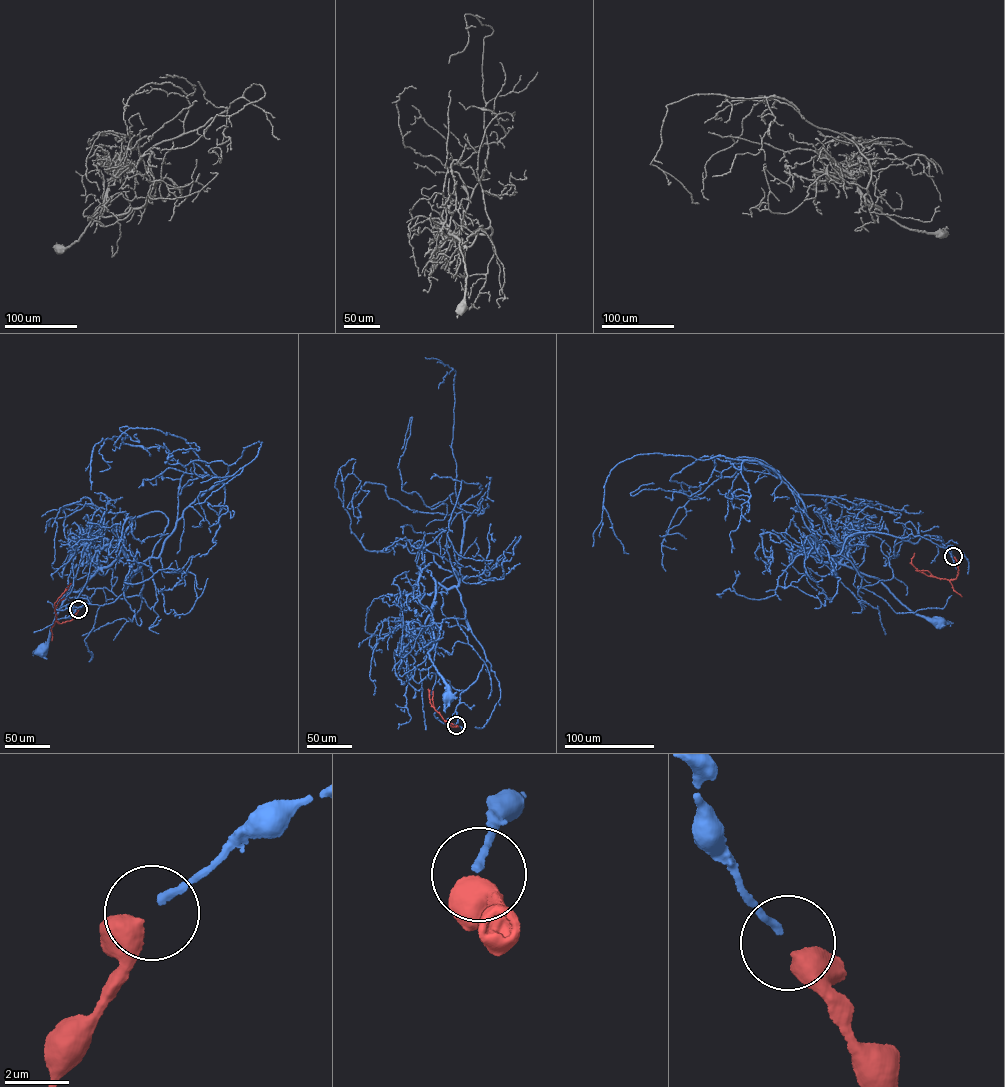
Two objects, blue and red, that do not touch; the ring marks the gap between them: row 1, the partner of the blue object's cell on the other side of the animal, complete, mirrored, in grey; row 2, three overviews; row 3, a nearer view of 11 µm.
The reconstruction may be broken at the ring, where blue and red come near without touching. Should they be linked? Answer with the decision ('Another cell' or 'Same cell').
Same cell

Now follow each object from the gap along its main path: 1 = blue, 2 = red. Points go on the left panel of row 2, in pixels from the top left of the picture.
1: (78, 609), (97, 588), (121, 598), (139, 595), (142, 569), (131, 577), (121, 550), (68, 593), (43, 651)
2: (78, 610), (71, 620), (57, 621), (54, 604), (71, 583)

